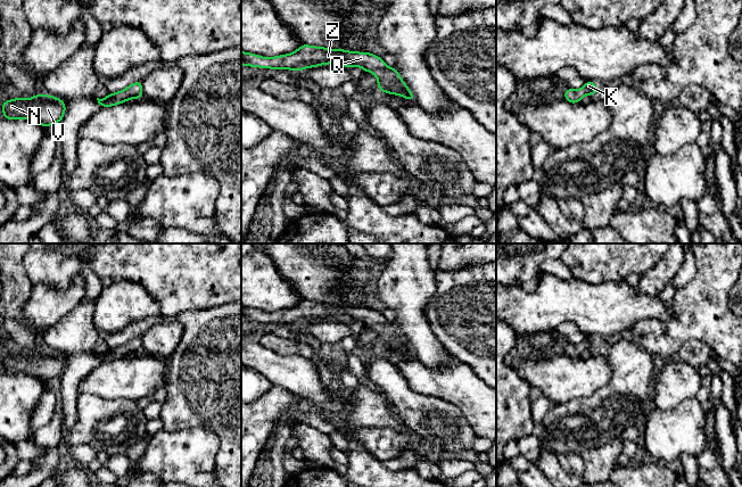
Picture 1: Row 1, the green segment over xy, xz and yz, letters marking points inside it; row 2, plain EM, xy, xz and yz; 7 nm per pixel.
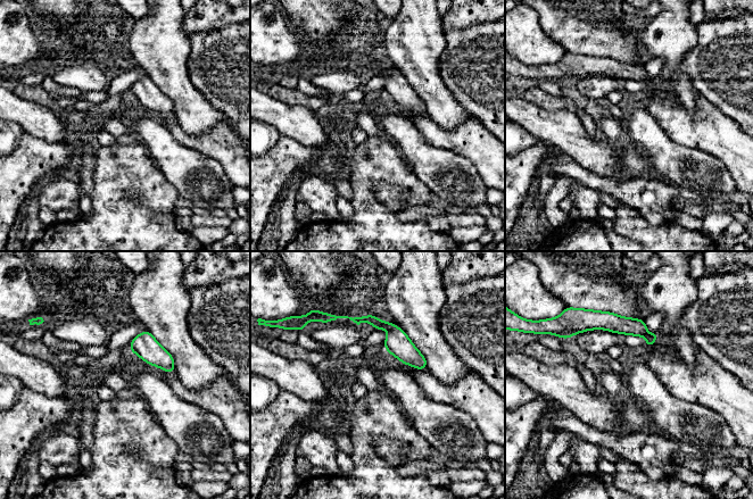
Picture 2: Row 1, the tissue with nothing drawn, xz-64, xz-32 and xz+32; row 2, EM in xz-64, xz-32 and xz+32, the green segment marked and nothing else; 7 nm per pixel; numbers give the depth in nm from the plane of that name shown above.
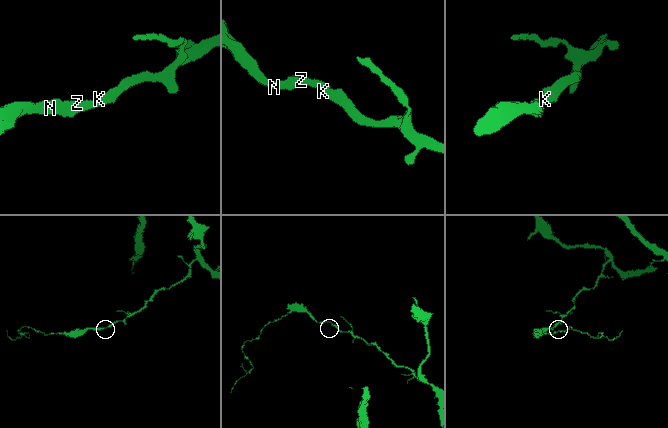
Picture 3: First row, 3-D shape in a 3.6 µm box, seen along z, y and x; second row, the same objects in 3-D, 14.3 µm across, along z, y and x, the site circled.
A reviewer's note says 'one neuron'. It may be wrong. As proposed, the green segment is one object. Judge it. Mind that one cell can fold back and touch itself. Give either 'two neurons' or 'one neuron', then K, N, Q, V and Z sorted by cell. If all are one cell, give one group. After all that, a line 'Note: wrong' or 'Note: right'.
one neuron; groups K N Q V Z
Note: right

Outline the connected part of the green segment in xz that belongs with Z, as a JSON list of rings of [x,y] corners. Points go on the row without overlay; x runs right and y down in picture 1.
[[[300,300],[290,309],[281,309],[272,313],[264,313],[258,309],[241,306],[241,321],[253,321],[261,323],[287,323],[290,325],[302,325],[308,322],[316,322],[323,319],[338,319],[348,322],[362,322],[365,327],[371,327],[378,333],[378,345],[403,350],[409,356],[414,356],[414,349],[409,345],[401,333],[396,323],[387,322],[385,316],[369,307],[346,306],[343,304],[327,304],[323,302]]]

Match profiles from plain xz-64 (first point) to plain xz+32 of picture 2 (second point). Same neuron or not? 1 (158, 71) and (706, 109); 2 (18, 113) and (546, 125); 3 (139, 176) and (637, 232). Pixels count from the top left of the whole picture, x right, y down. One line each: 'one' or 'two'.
1: two
2: one
3: one

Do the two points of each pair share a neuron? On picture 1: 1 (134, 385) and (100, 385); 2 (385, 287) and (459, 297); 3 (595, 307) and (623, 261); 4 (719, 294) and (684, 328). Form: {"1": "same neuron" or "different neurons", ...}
{"1": "same neuron", "2": "different neurons", "3": "different neurons", "4": "same neuron"}

